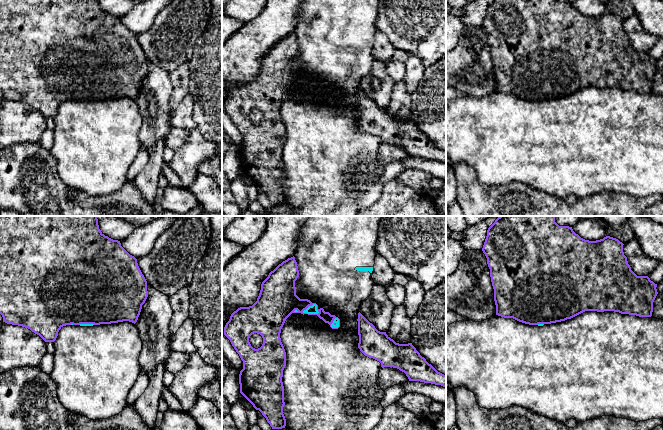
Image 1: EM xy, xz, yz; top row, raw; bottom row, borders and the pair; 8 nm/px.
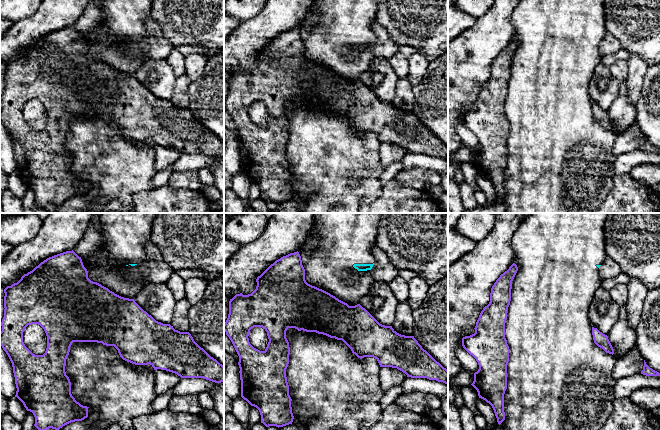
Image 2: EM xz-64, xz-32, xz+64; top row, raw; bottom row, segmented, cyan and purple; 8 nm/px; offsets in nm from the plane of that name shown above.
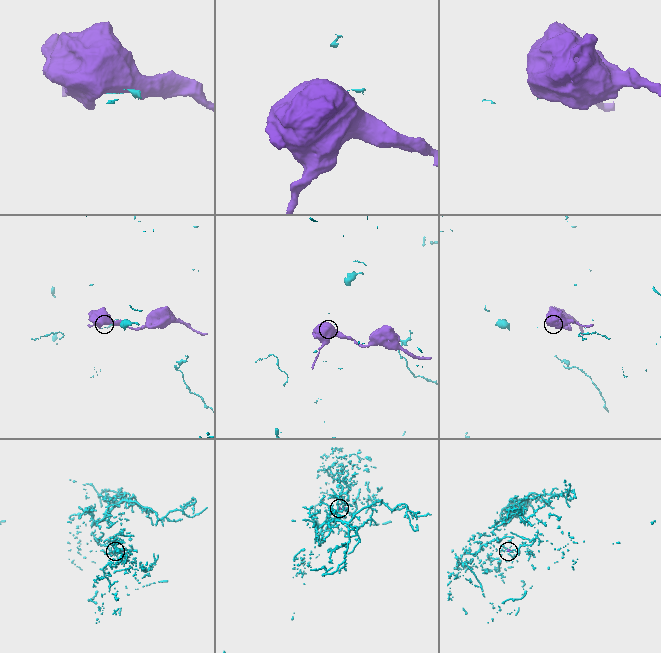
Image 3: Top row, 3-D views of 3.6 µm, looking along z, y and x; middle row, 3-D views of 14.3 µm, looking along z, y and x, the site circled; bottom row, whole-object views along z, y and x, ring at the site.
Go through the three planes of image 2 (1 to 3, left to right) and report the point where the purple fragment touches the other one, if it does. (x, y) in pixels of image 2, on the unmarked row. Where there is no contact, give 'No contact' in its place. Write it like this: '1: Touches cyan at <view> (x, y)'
1: No contact
2: No contact
3: No contact

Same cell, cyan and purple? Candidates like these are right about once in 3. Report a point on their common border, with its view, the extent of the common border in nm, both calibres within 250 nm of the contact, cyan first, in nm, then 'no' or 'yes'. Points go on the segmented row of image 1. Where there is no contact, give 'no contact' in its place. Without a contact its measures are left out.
xz (311, 313) | 140 nm | 70/240 nm | no

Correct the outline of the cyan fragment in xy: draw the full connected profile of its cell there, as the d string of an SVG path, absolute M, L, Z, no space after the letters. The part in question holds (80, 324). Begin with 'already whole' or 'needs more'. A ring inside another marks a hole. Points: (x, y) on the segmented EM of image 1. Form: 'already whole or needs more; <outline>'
needs more; M134 323L66 325L59 330L54 345L54 366L50 377L57 386L59 402L67 410L92 420L107 419L123 411L127 396L141 373L139 356L143 343Z

